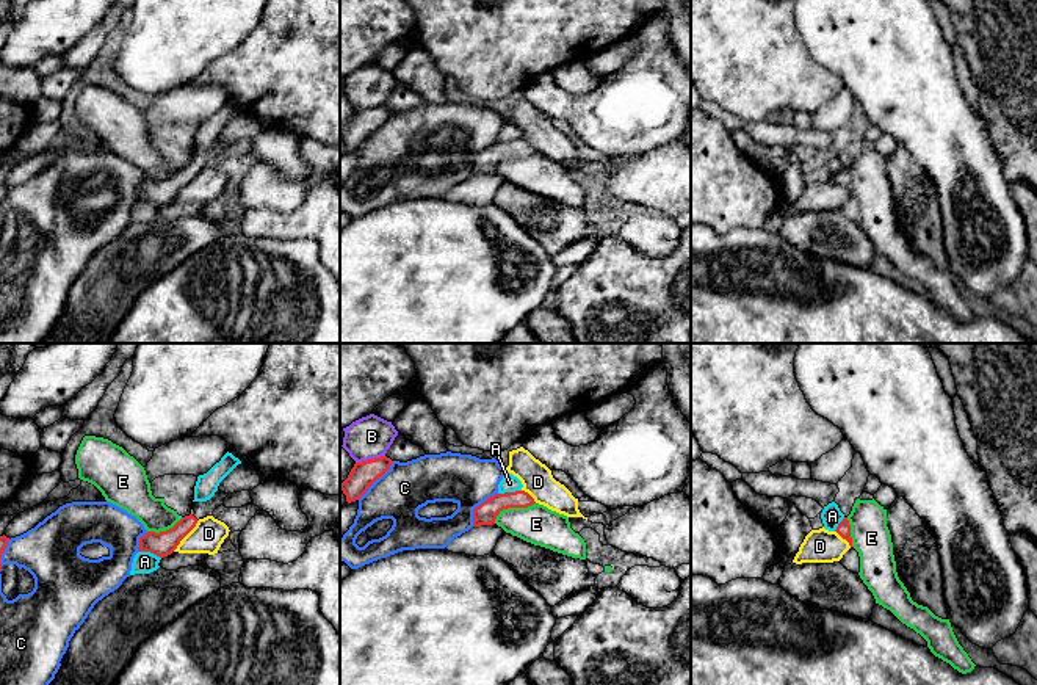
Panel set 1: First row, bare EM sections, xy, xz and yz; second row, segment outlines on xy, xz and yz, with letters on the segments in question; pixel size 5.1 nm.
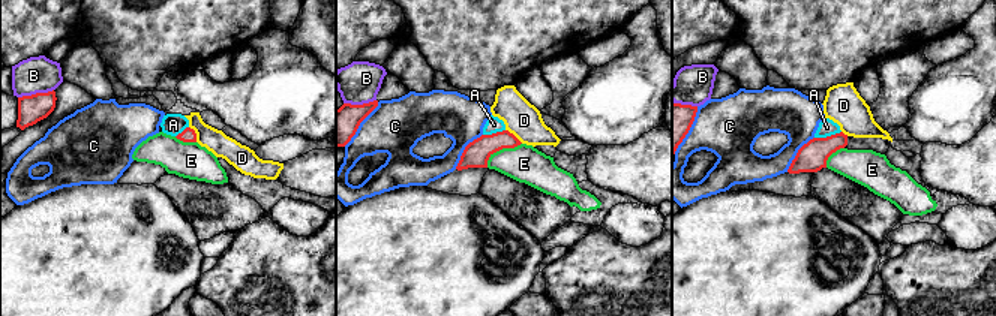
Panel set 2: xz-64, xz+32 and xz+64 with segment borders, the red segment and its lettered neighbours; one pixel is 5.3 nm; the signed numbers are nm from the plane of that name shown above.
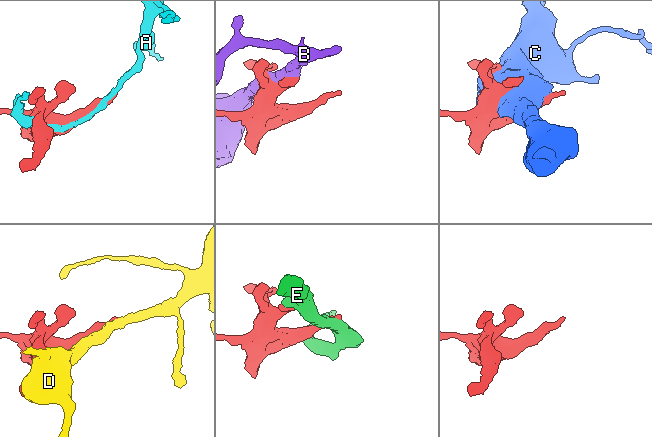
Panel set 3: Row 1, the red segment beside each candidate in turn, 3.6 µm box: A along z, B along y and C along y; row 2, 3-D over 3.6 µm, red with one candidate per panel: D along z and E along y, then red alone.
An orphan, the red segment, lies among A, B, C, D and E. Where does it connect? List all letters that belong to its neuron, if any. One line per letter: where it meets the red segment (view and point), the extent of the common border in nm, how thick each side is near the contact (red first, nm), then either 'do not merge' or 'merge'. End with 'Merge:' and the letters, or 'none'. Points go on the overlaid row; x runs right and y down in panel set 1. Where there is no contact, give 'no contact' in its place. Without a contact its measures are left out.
A: xy (149, 550) | 130 nm | 130/110 nm | do not merge
B: xz (370, 460) | 160 nm | 140/220 nm | do not merge
C: xz (476, 507) | 220 nm | 110/260 nm | do not merge
D: xy (185, 535) | 200 nm | 130/160 nm | do not merge
E: xz (513, 507) | 240 nm | 110/200 nm | do not merge
Merge: none

